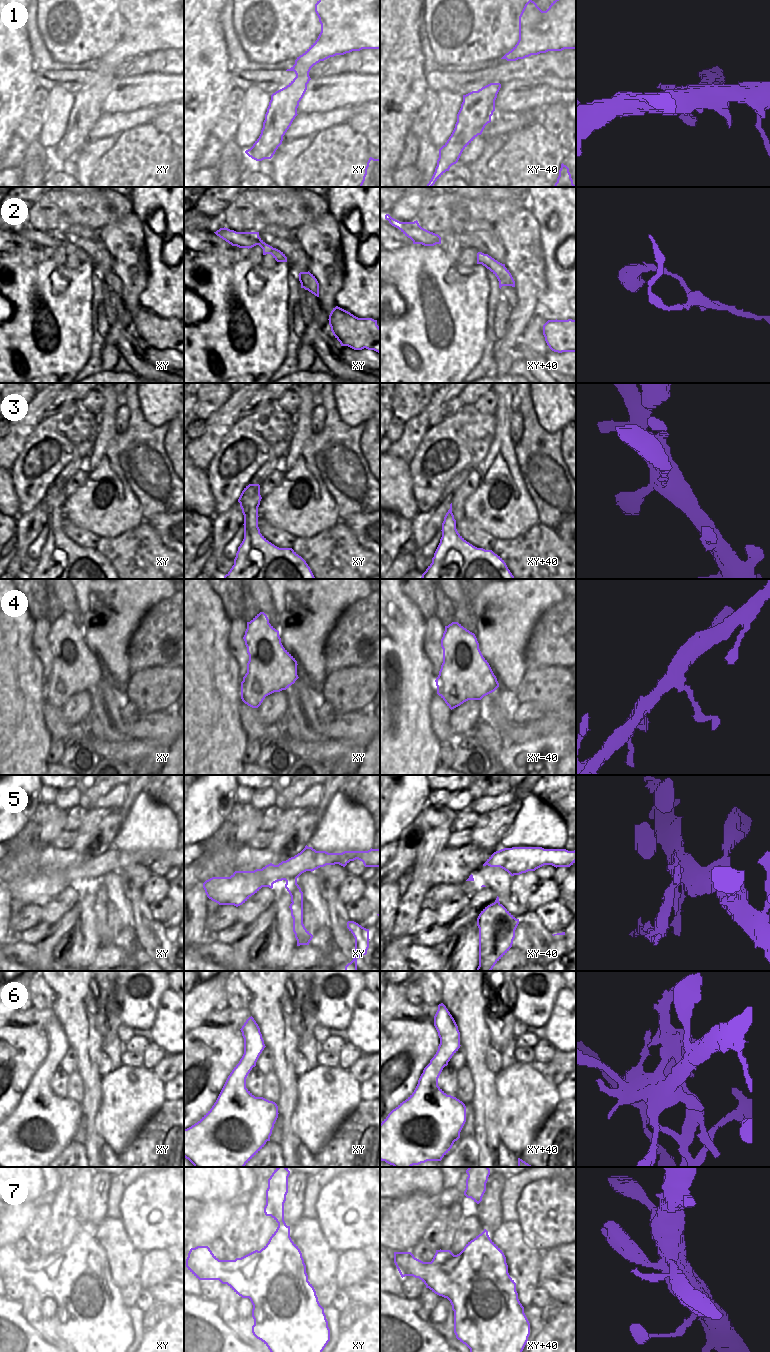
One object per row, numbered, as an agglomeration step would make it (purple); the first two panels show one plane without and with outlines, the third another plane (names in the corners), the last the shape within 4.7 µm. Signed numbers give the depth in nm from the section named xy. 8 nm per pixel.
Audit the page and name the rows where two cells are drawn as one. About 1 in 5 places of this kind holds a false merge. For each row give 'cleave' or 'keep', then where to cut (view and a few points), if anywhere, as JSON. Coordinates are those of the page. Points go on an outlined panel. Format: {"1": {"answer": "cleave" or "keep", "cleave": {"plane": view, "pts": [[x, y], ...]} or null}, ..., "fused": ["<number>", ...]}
{"1": {"answer": "keep", "cleave": null}, "2": {"answer": "keep", "cleave": null}, "3": {"answer": "keep", "cleave": null}, "4": {"answer": "keep", "cleave": null}, "5": {"answer": "cleave", "cleave": {"plane": "xy", "pts": [[301, 891], [296, 894], [292, 902]]}}, "6": {"answer": "cleave", "cleave": {"plane": "xy+40", "pts": [[443, 1067], [433, 1060], [423, 1073]]}}, "7": {"answer": "keep", "cleave": null}, "fused": ["5", "6"]}

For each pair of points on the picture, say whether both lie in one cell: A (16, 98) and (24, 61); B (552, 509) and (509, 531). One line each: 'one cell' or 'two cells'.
A: one cell
B: two cells

